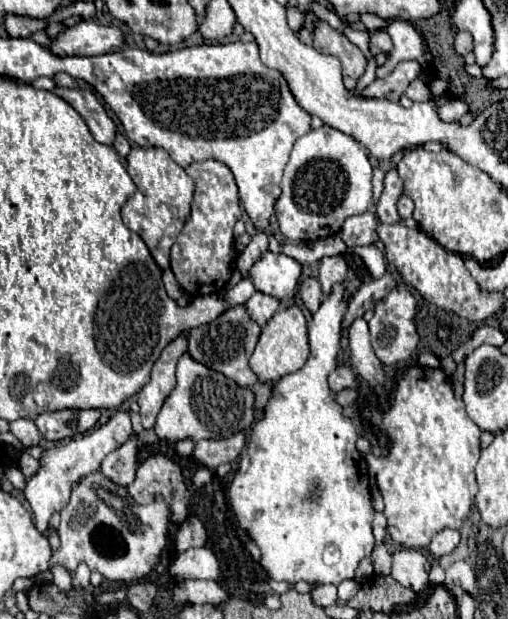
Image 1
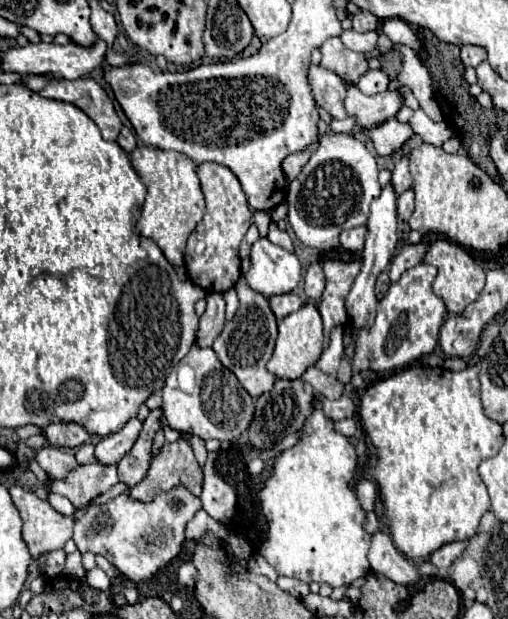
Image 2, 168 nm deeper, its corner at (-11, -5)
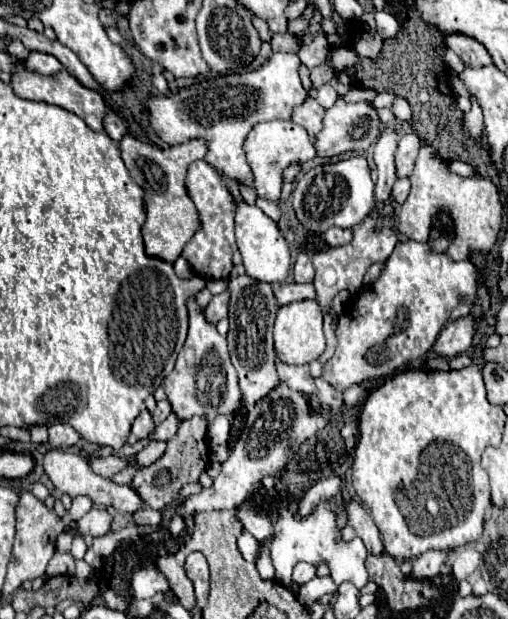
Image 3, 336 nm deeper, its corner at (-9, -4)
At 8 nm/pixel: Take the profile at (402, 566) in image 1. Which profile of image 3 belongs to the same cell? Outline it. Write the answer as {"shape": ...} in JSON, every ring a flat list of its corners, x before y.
{"shape":[[350,500,346,502,346,510,348,510,348,524,356,530,356,534,362,538,366,550,374,556,384,554,384,544,380,540,380,530,374,524,372,516,360,506,358,500]]}

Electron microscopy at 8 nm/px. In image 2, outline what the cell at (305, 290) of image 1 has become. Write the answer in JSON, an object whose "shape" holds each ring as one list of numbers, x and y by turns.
{"shape":[[320,263,308,265,306,275,304,275,304,291,306,291,306,295,310,299,314,299,314,301,320,301,324,285,326,285,326,281,324,281,324,271,322,271]]}

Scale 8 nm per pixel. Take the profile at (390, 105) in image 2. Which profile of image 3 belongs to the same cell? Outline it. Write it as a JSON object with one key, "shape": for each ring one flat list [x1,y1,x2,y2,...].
{"shape":[[338,98,336,104,330,110,326,110,324,130,316,138,316,150,320,156,326,156,326,158,336,156,340,152,348,152,348,150,364,152,368,150,368,146,376,142,378,136,380,136,380,118,370,102,366,100,346,102,344,98]]}

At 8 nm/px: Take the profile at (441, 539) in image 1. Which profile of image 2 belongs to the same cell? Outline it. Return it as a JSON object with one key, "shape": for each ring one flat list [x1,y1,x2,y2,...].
{"shape":[[454,541,454,543,448,543,444,547,440,547,438,551,434,551,430,555,430,563,436,567,436,569,448,569,456,557,462,555,462,551,466,549,466,543,464,541]]}

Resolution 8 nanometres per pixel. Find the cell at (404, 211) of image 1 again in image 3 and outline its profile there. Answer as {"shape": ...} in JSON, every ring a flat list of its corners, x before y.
{"shape":[[398,178,394,188,392,188,392,198,396,204,404,204,404,200,410,194,410,180,408,178]]}

